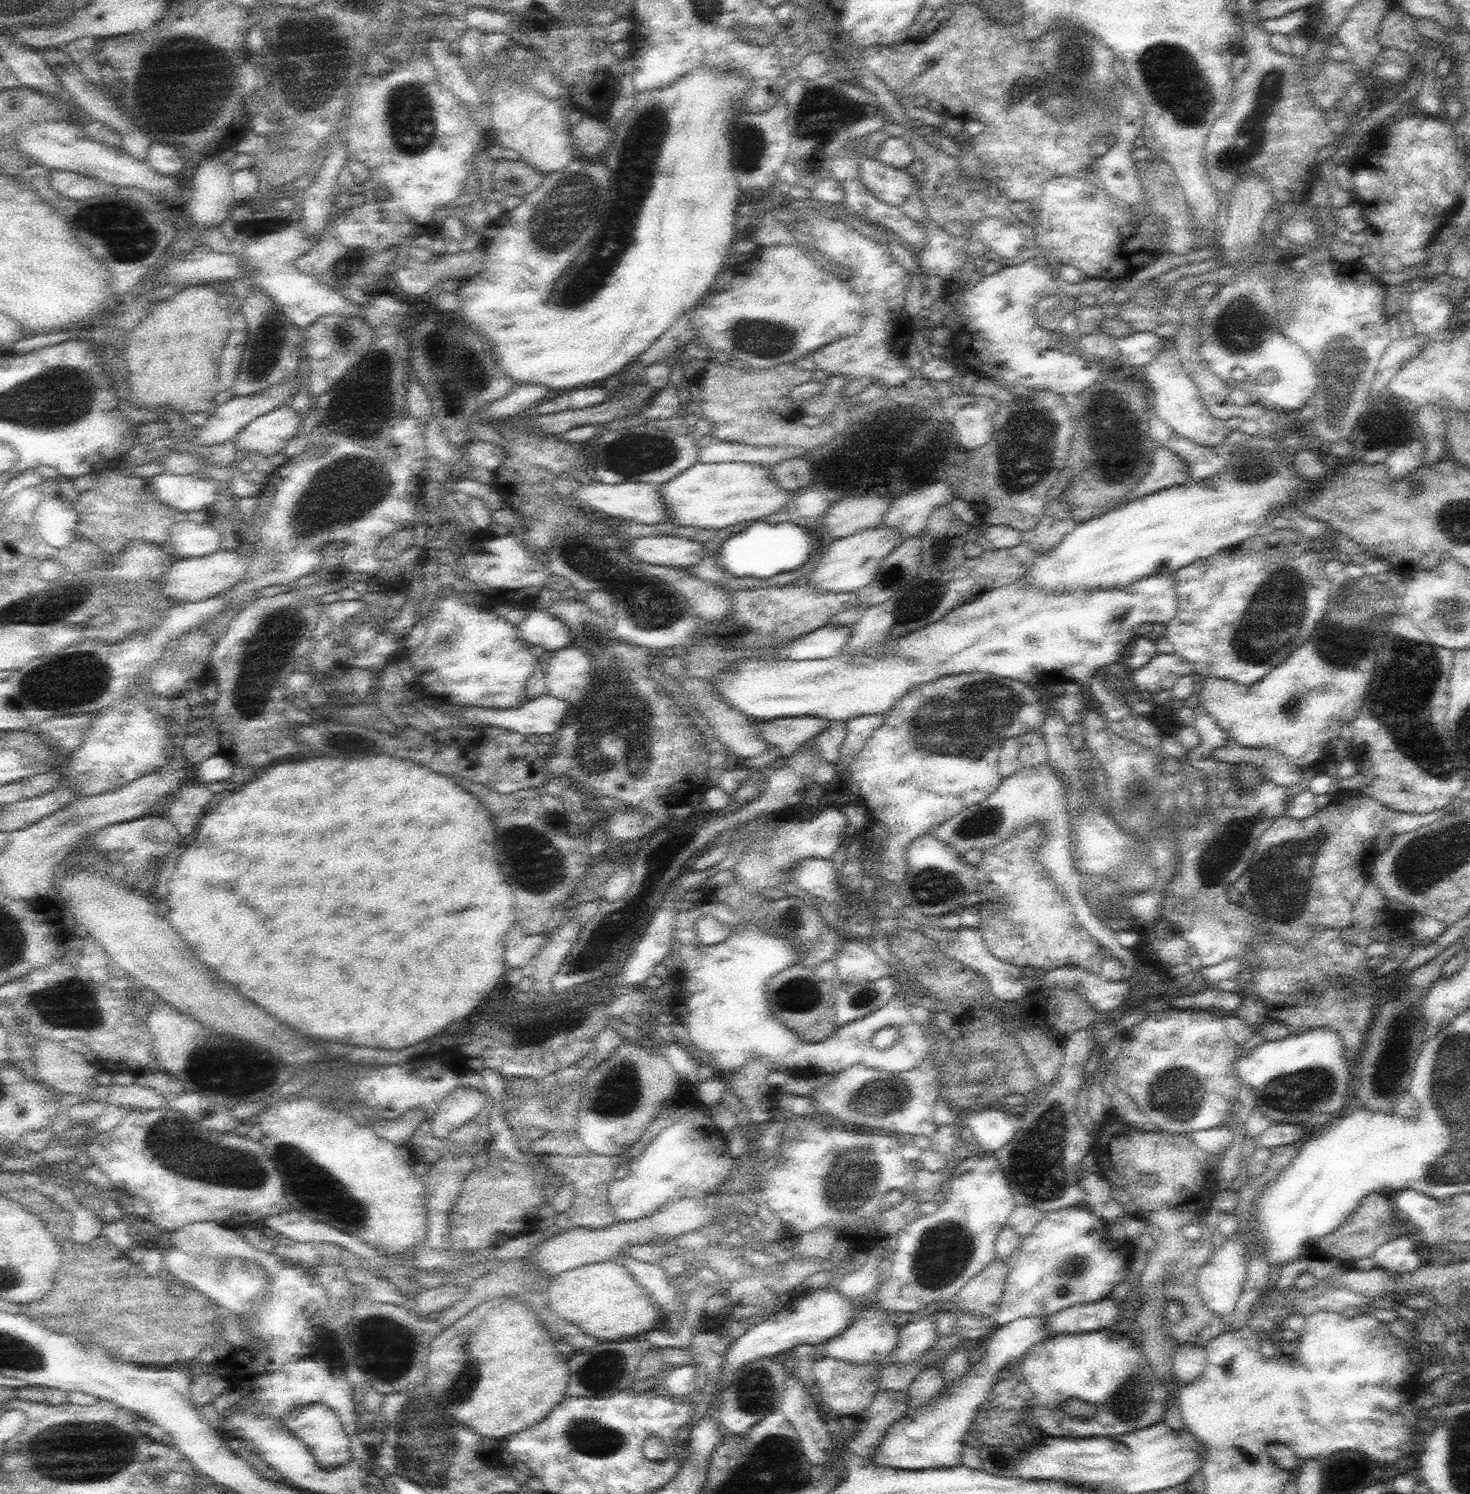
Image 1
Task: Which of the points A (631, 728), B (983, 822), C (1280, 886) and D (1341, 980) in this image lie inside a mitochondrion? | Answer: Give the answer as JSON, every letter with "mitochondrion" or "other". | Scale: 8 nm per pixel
{"A":"mitochondrion","B":"mitochondrion","C":"mitochondrion","D":"mitochondrion"}

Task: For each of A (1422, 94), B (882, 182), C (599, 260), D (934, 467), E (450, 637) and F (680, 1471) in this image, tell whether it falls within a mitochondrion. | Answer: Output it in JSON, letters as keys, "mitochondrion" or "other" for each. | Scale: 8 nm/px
{"A":"mitochondrion","B":"other","C":"mitochondrion","D":"other","E":"mitochondrion","F":"other"}

